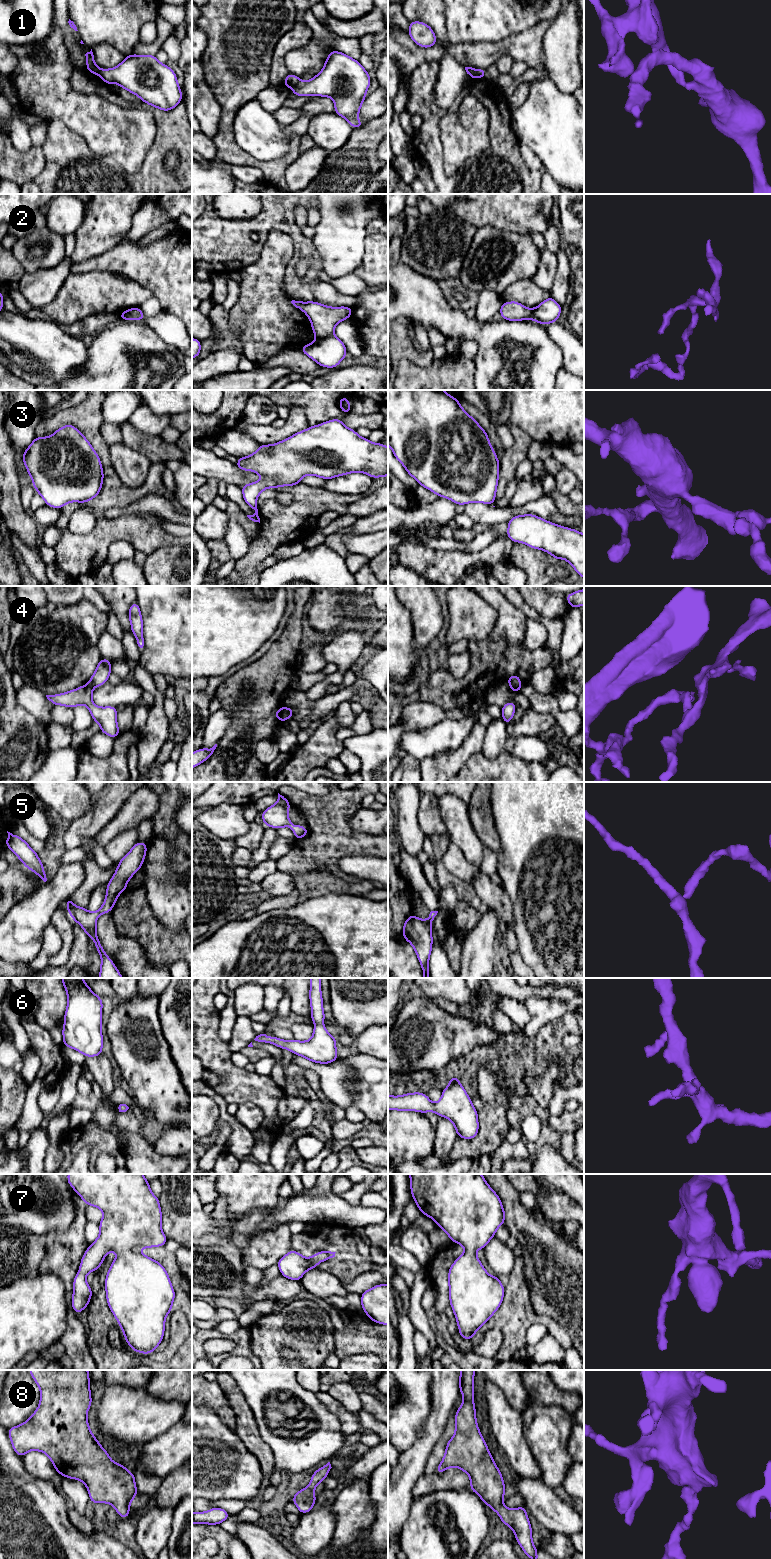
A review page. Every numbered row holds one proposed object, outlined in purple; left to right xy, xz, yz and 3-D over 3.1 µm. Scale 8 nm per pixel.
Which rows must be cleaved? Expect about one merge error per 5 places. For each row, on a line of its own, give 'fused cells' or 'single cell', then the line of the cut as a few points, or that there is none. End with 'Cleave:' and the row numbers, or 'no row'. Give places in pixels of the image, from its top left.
1: fused cells; cut in yz along (475, 69), (471, 77)
2: fused cells; cut in xz along (332, 334), (317, 339)
3: single cell; no cut
4: fused cells; cut in yz along (510, 685), (520, 686)
5: single cell; no cut
6: single cell; no cut
7: single cell; no cut
8: single cell; no cut
Cleave: 1, 2, 4

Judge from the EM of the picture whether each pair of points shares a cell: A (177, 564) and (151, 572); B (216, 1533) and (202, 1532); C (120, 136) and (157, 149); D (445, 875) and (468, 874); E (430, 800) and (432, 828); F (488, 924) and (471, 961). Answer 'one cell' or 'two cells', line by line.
A: one cell
B: one cell
C: two cells
D: two cells
E: one cell
F: one cell

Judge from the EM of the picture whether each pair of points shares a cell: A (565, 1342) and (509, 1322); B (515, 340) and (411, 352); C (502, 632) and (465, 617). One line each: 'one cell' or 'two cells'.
A: one cell
B: two cells
C: two cells

